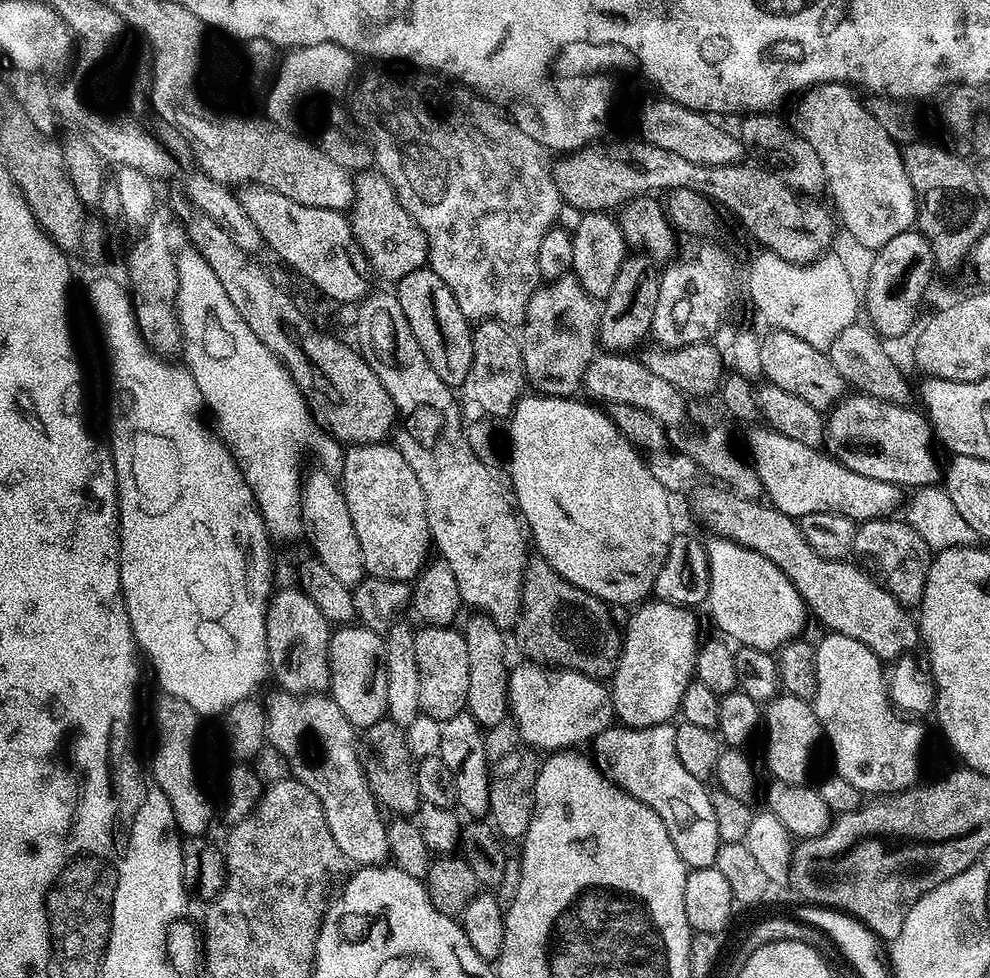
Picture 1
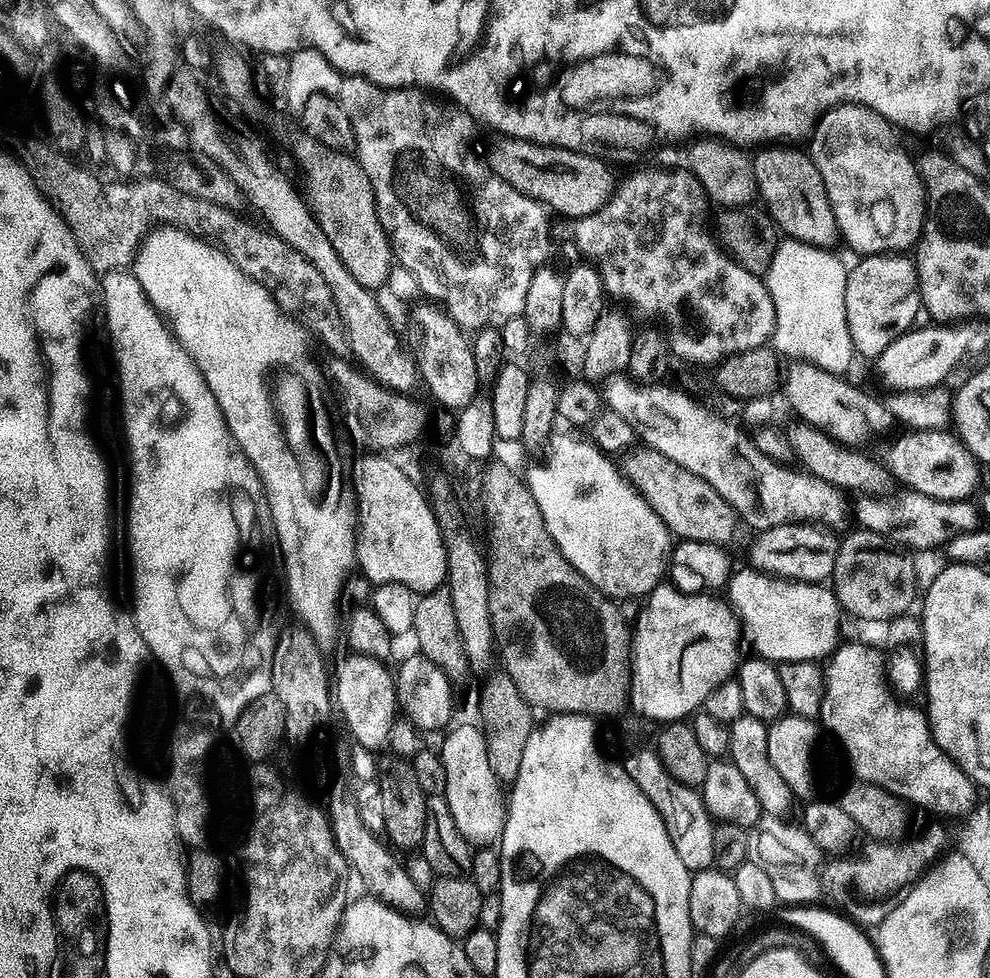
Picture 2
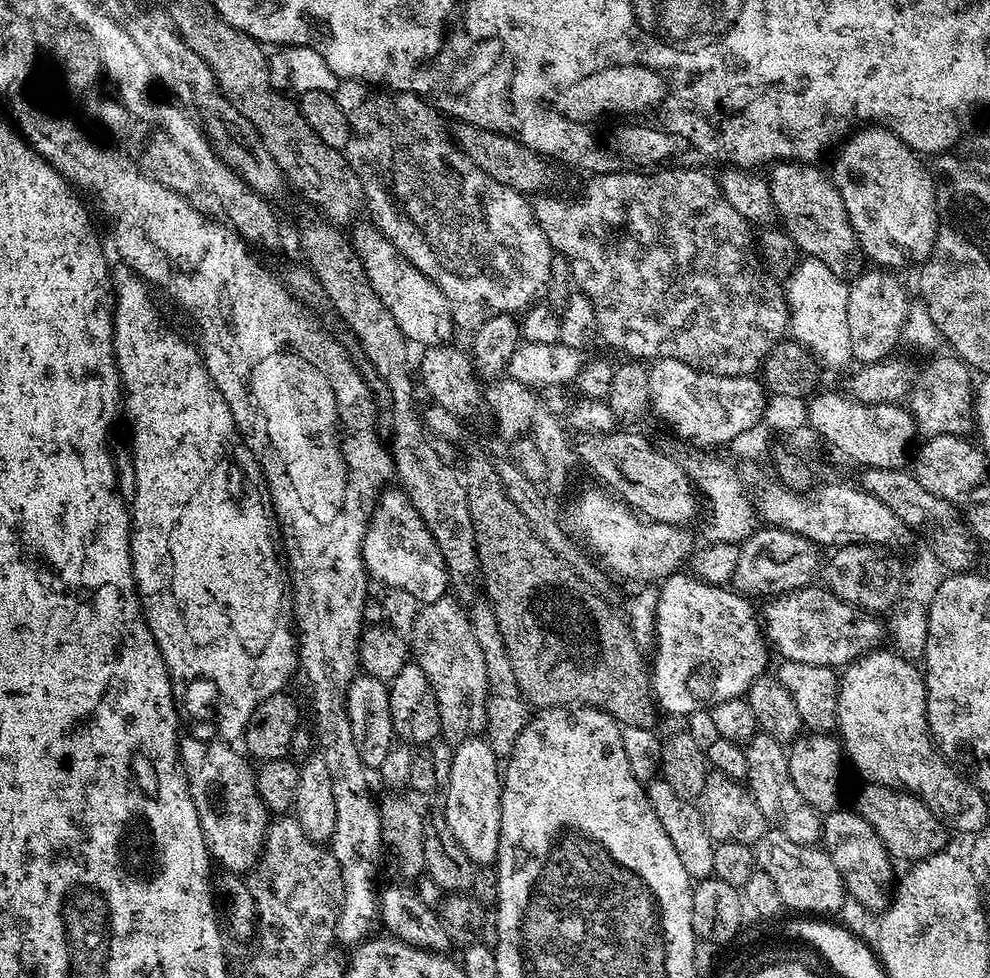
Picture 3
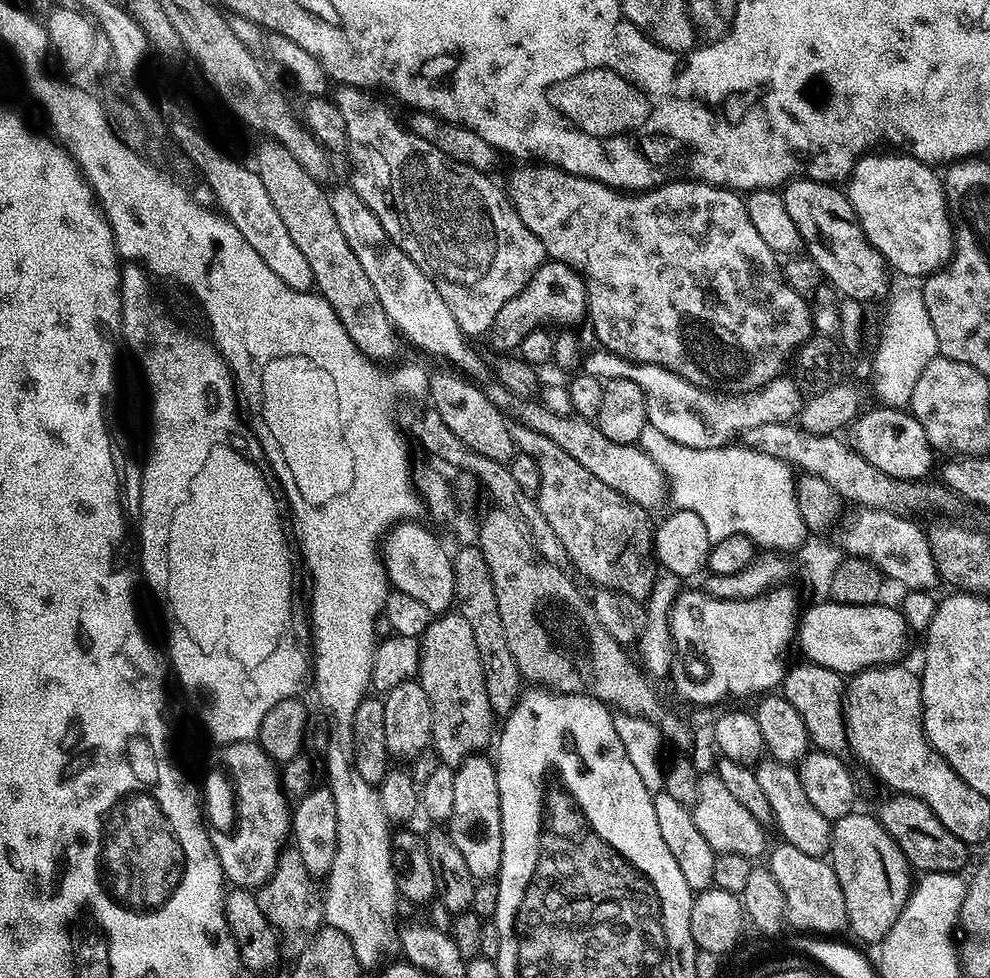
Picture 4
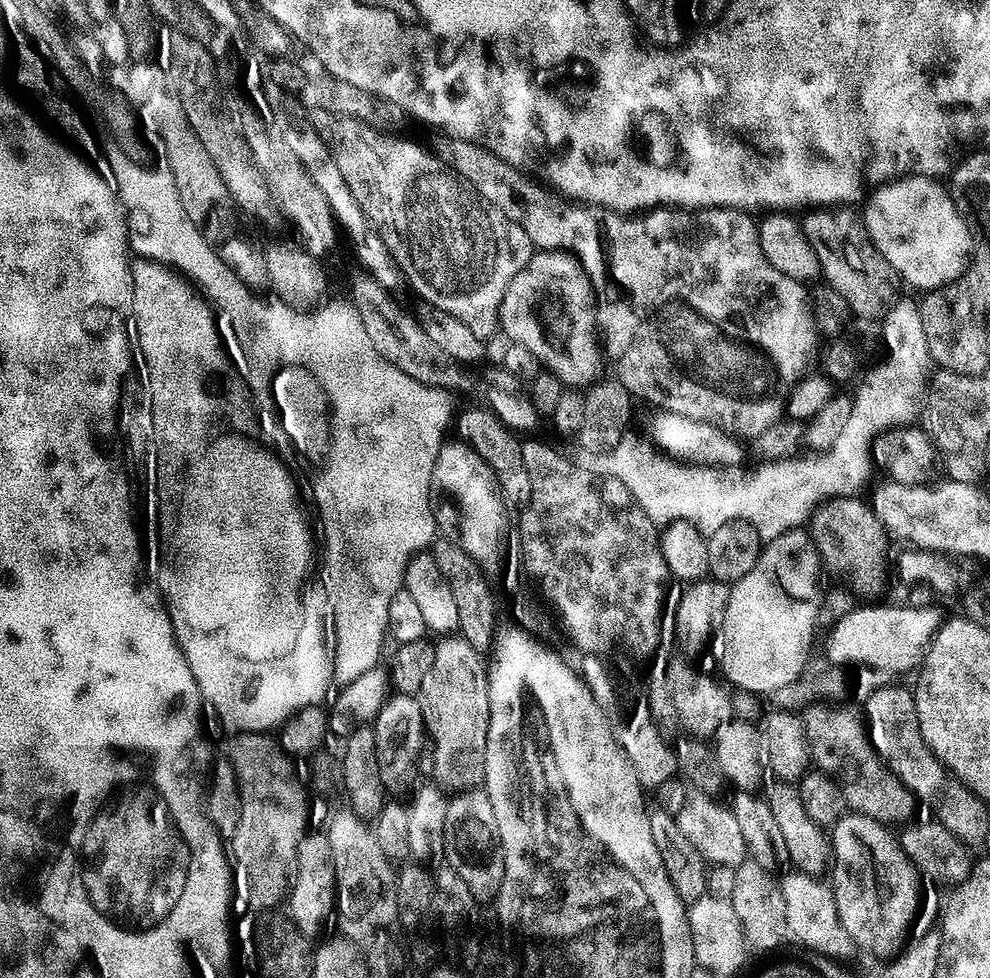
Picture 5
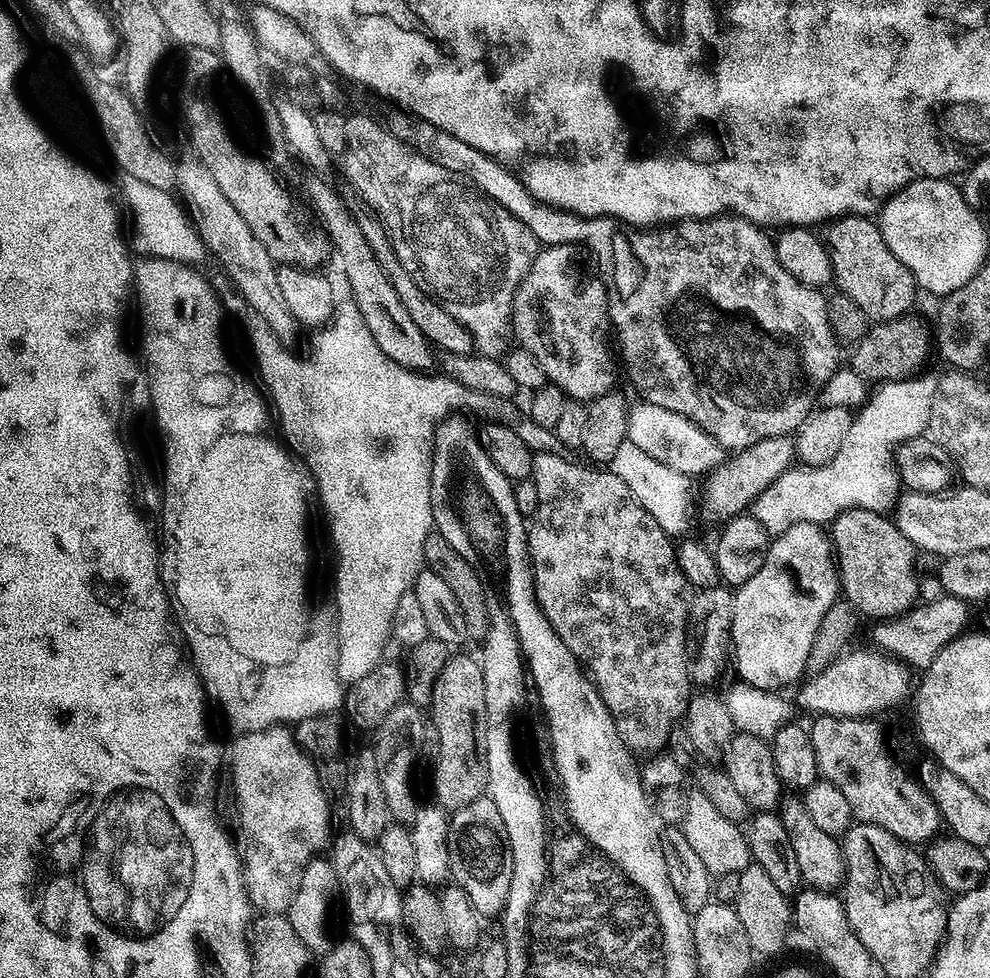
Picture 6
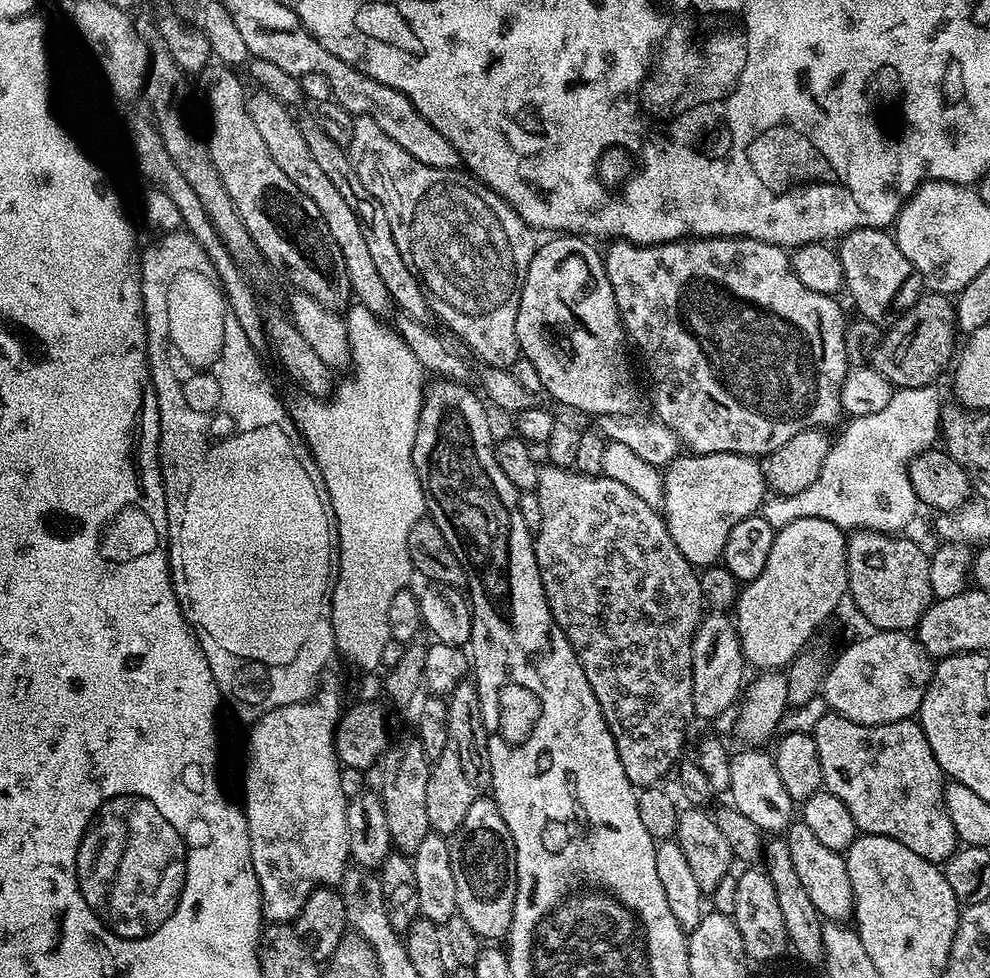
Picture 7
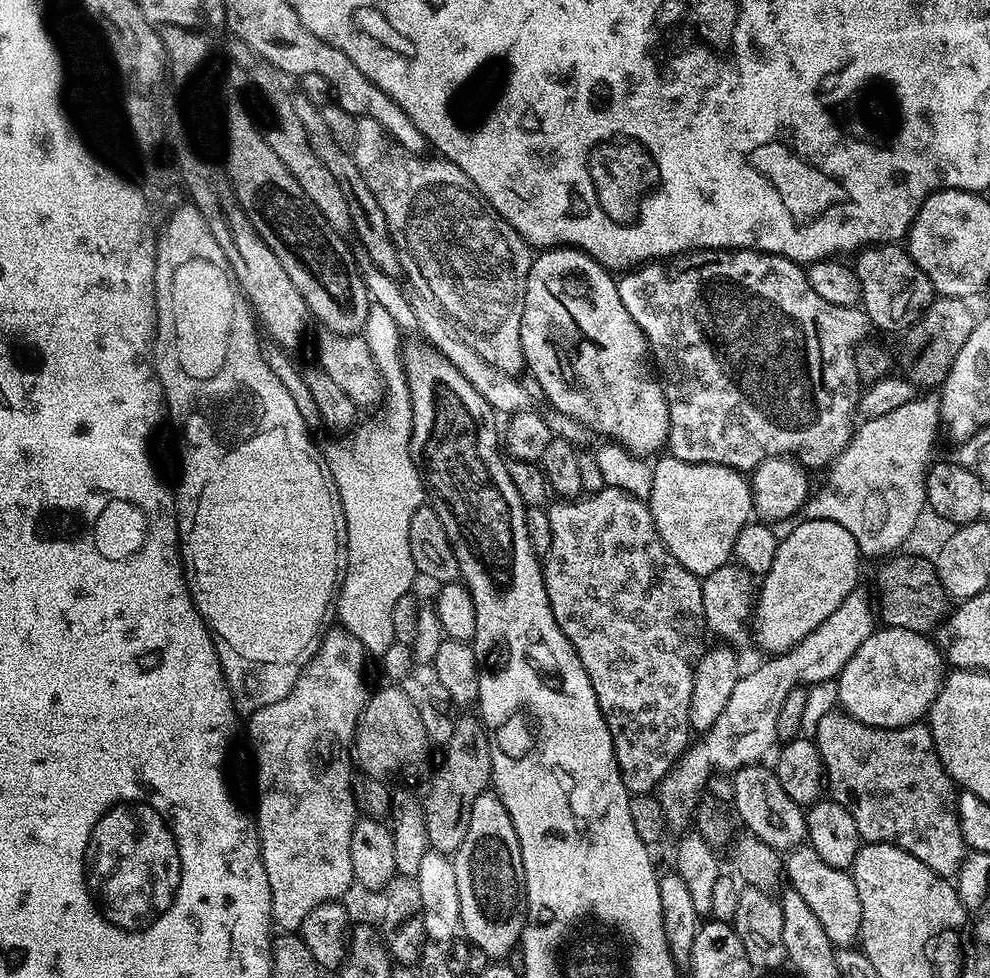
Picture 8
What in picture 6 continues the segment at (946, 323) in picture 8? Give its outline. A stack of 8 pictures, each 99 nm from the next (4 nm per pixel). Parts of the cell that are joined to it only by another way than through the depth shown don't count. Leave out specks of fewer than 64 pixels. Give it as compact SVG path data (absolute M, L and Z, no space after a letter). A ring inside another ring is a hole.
M905 314L896 320L873 323L867 335L854 344L851 349L853 352L850 366L864 380L869 382L911 380L923 369L920 367L928 360L930 328L929 325L927 328L918 317L912 315Z

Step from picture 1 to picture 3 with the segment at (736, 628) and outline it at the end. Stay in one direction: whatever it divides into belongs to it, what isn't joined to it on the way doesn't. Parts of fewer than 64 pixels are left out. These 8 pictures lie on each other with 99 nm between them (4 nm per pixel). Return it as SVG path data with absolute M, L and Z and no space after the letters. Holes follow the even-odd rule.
M809 586L801 588L799 592L790 592L777 595L767 601L768 605L762 608L762 628L766 633L766 640L773 649L776 648L785 660L794 662L814 662L814 666L826 666L827 668L843 669L845 664L852 663L867 652L875 652L885 643L886 628L880 624L875 615L870 612L862 612L853 608L851 604L842 602L827 587Z

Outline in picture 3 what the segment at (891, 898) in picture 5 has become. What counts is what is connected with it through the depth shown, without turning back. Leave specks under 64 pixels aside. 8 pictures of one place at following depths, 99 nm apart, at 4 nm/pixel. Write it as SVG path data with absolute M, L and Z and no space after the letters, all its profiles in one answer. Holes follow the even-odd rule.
M837 810L827 813L822 820L822 847L827 852L834 866L838 866L844 879L844 891L852 896L864 908L879 913L889 907L890 893L894 888L892 880L893 857L889 856L882 838L874 834L874 826L866 822L854 810Z

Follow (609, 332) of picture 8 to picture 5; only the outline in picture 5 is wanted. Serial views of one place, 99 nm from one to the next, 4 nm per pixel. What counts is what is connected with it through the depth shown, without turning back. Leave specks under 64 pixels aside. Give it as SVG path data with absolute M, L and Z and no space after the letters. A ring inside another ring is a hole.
M533 251L530 262L522 271L514 274L502 298L498 328L501 333L504 331L509 336L507 339L511 343L529 348L542 361L543 367L569 389L583 389L601 375L602 344L596 327L596 295L590 278L584 273L583 264L569 253Z

